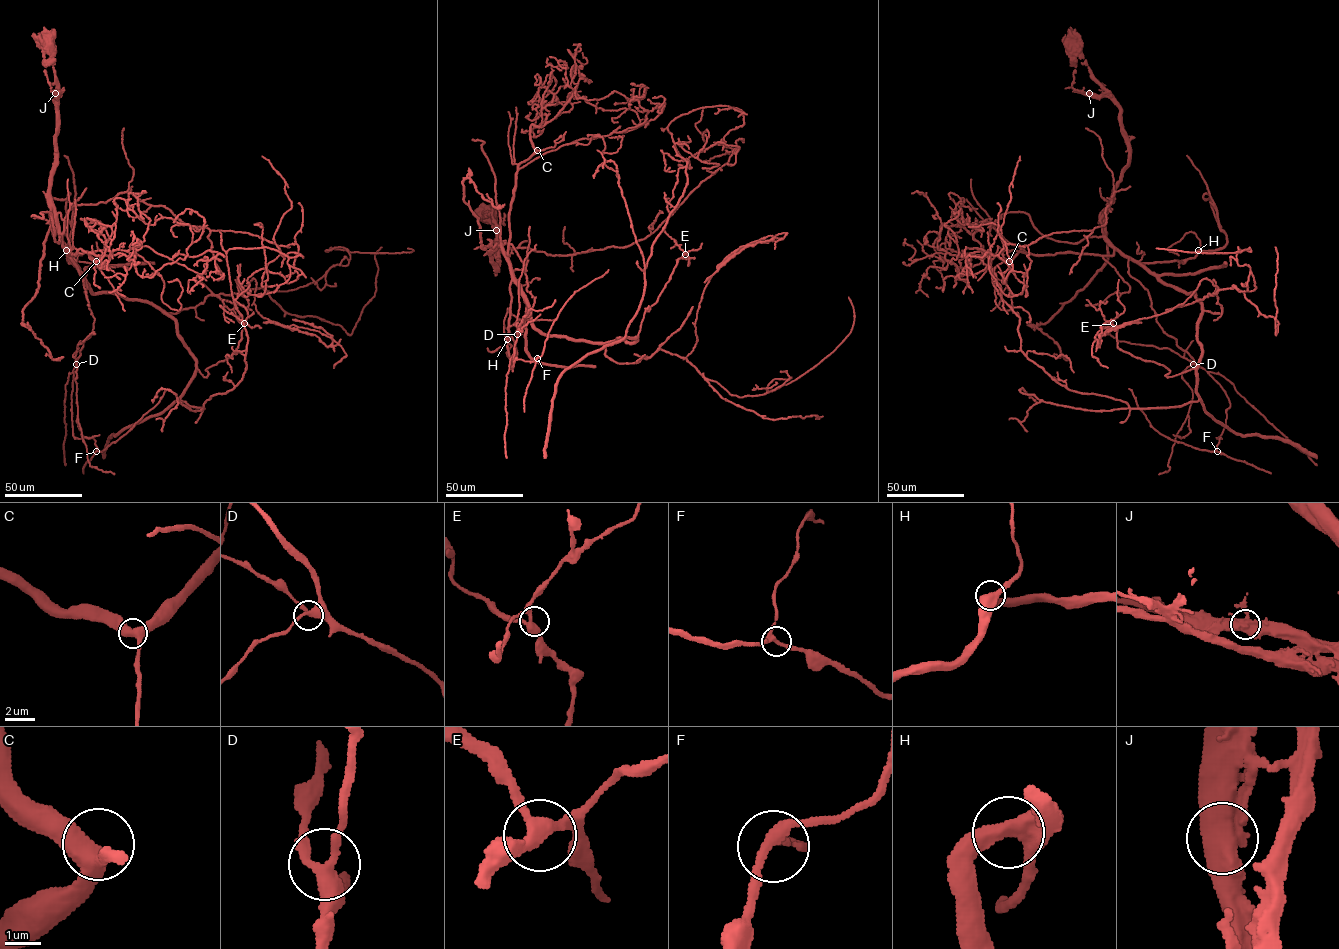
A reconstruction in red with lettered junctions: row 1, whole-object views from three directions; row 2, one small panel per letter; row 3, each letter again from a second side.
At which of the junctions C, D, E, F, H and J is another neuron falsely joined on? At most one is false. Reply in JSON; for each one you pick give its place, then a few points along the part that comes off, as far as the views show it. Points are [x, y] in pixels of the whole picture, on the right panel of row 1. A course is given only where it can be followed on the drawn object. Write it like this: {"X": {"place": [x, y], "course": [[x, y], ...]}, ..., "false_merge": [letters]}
{"false_merge": []}

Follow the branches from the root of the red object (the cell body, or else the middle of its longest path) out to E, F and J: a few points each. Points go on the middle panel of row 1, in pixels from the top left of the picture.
E: (488, 214), (497, 270), (492, 262), (501, 246), (531, 322), (547, 334), (633, 342), (685, 254)
F: (488, 214), (497, 270), (492, 262), (501, 246), (535, 297), (512, 371), (515, 360), (537, 358)
J: (488, 214), (491, 211), (486, 216), (492, 214), (496, 230)

